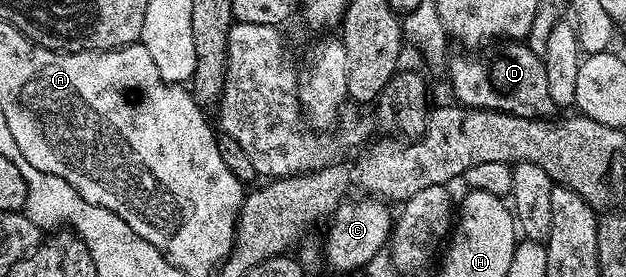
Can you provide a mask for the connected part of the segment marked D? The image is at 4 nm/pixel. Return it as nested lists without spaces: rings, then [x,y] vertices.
[[[497,40],[476,52],[461,52],[448,59],[449,82],[458,103],[476,110],[498,110],[524,118],[548,119],[555,107],[547,89],[547,72],[540,53],[521,40]]]

